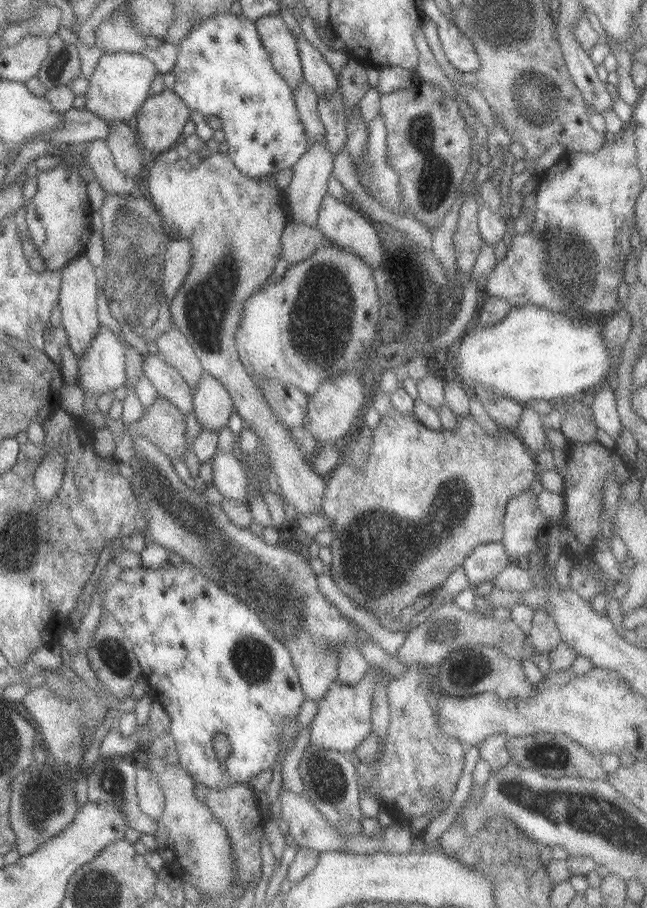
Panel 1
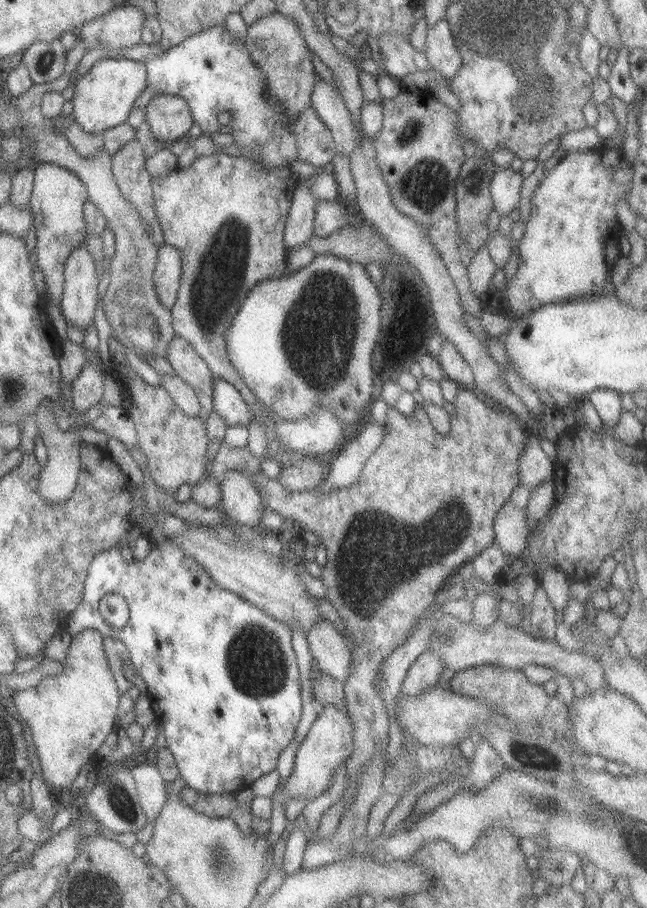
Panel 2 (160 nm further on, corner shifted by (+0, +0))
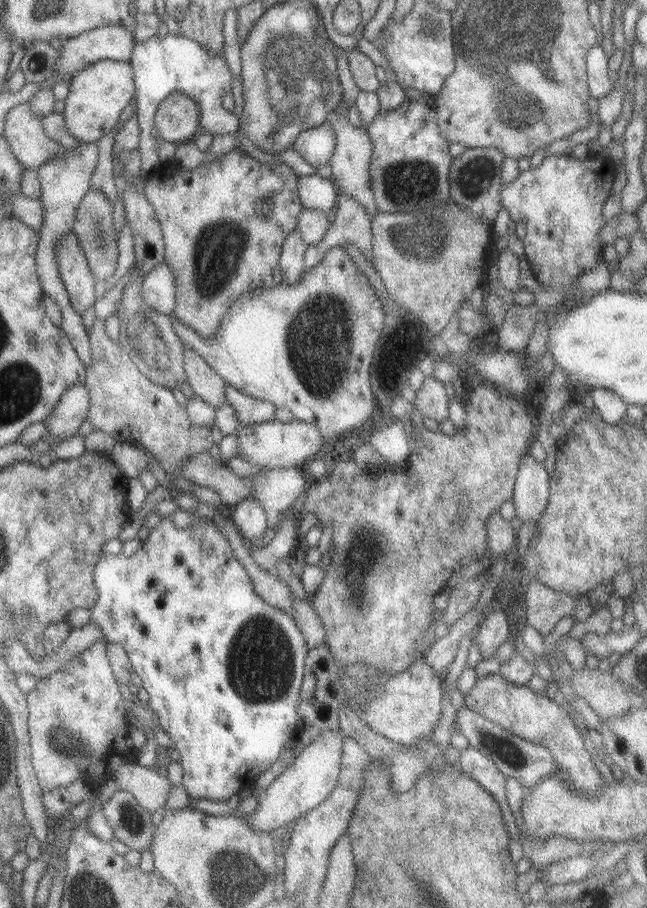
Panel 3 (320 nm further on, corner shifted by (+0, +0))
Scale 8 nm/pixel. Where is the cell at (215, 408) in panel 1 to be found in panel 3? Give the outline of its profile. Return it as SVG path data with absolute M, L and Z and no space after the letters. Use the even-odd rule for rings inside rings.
M225 386L225 404L233 408L239 426L257 425L274 419L275 408L267 402L250 398L246 394Z

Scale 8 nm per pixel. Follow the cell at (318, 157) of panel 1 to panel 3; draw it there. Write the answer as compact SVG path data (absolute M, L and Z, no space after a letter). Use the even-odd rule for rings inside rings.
M296 230L288 232L282 242L279 255L280 284L297 284L304 273L303 257L305 245Z

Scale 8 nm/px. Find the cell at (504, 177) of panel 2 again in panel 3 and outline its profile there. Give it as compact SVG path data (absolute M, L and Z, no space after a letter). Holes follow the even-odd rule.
M568 155L547 156L544 158L541 164L537 168L528 168L525 171L518 173L513 182L508 184L502 184L500 186L500 205L507 210L510 220L513 222L523 222L523 228L525 228L525 235L521 242L524 250L524 259L527 261L530 267L530 272L533 278L541 286L555 286L556 288L564 287L564 290L569 290L569 283L574 281L577 276L585 272L589 272L590 268L595 266L595 257L601 254L602 247L599 246L597 239L597 233L600 228L605 224L606 219L601 216L601 206L608 197L608 191L610 189L613 174L616 166L609 158L603 158L598 155L589 155L586 158L571 158Z

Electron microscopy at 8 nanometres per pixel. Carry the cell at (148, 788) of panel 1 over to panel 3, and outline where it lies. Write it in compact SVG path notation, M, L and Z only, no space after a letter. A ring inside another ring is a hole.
M105 642L92 644L63 664L59 670L37 679L35 687L25 697L32 769L43 793L79 779L92 790L99 789L107 780L114 780L117 790L128 792L143 810L152 814L165 804L170 782L165 773L158 773L155 767L137 765L134 753L129 756L129 746L126 746L125 742L131 728L124 714L127 703L121 698L119 688L106 657Z

